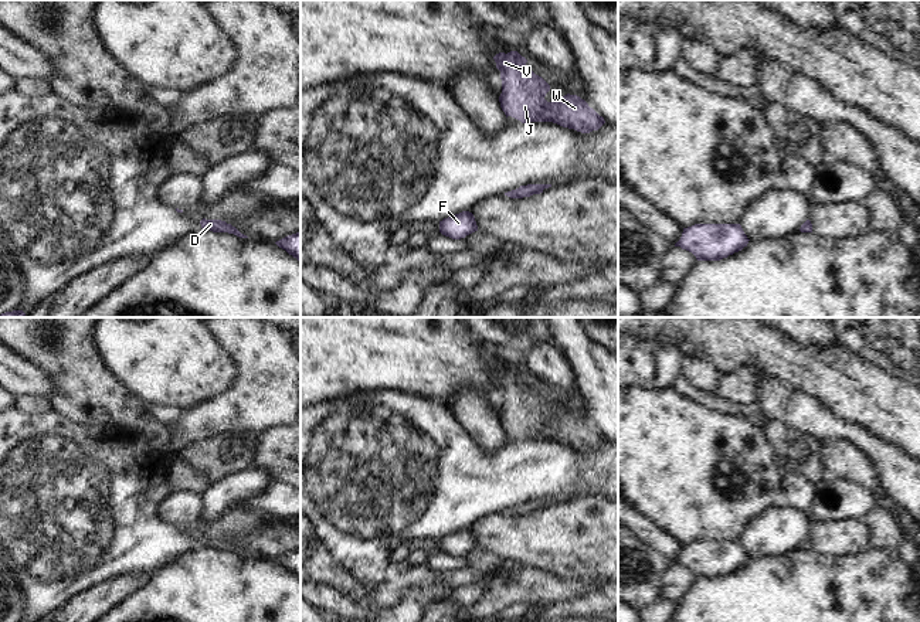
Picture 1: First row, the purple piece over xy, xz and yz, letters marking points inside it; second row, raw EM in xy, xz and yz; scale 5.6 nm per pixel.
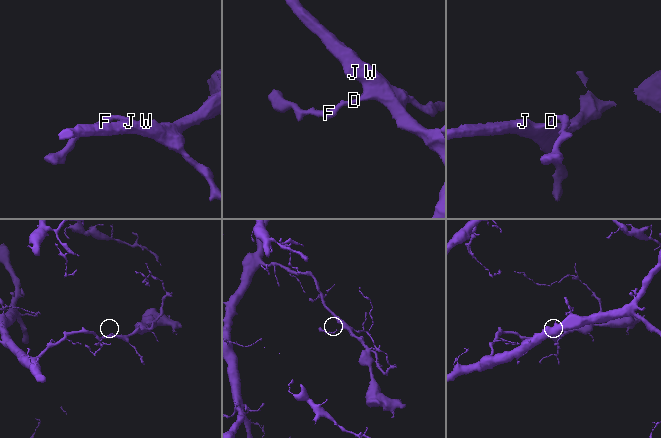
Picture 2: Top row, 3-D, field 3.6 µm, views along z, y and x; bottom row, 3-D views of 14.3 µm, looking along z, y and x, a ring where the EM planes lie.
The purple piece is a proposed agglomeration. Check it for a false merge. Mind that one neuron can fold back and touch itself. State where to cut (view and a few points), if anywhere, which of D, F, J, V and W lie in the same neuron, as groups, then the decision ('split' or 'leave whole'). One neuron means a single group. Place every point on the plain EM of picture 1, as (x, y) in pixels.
no cut; D F J V W; leave whole

